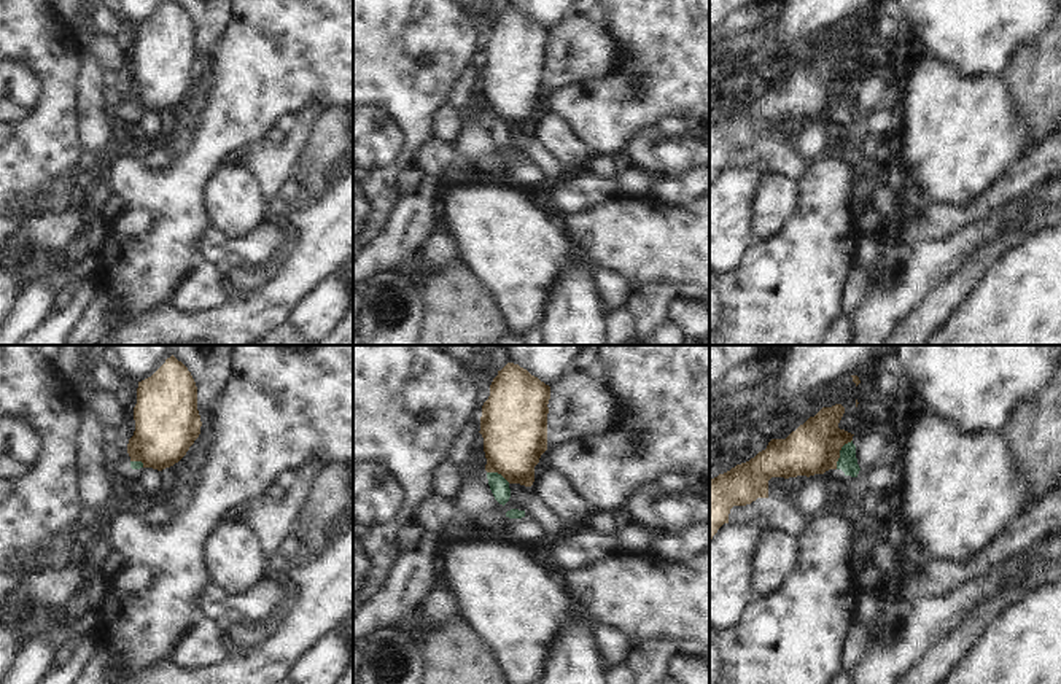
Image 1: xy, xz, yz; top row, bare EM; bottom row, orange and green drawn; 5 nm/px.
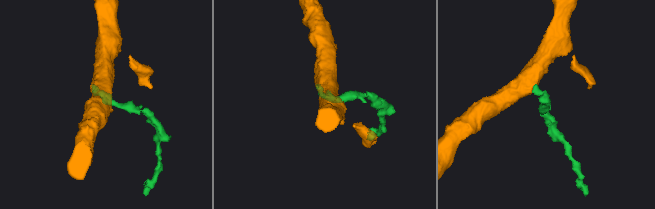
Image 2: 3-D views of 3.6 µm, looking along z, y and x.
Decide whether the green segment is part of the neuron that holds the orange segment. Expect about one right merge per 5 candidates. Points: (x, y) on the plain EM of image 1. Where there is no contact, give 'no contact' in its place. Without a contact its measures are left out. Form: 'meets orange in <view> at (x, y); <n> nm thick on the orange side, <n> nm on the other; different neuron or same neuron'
meets orange in yz at (839, 97); 260 nm thick on the orange side, 100 nm on the other; different neuron

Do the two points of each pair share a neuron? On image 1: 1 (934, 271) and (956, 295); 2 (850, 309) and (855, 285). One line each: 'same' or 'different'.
1: different
2: same

